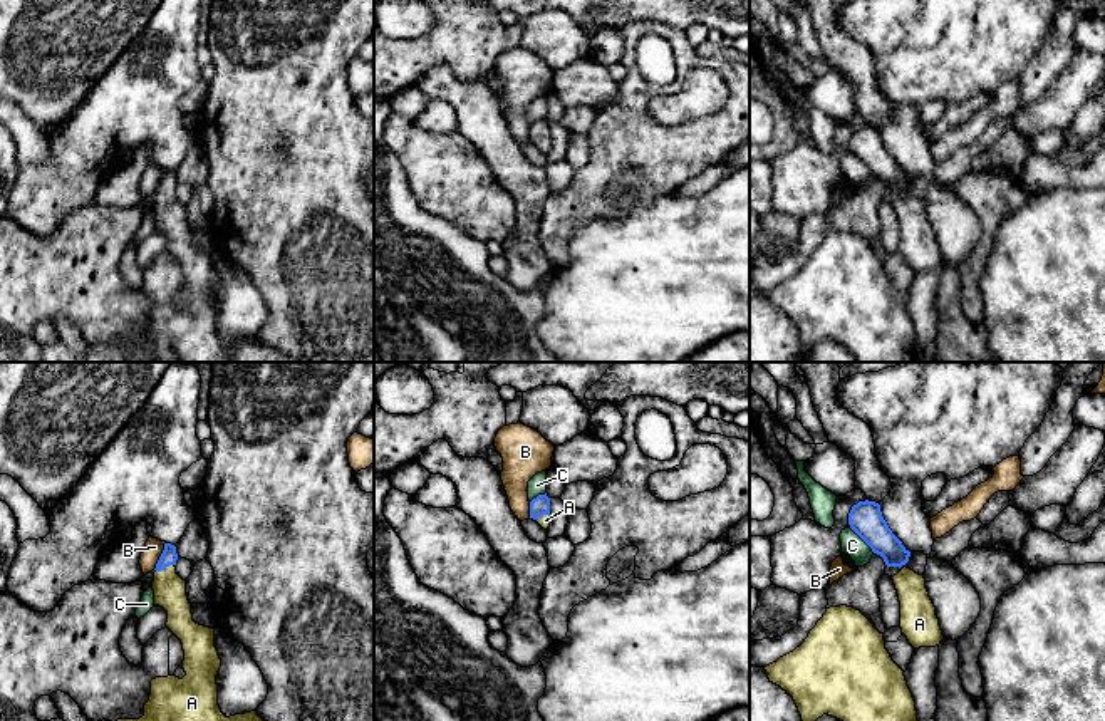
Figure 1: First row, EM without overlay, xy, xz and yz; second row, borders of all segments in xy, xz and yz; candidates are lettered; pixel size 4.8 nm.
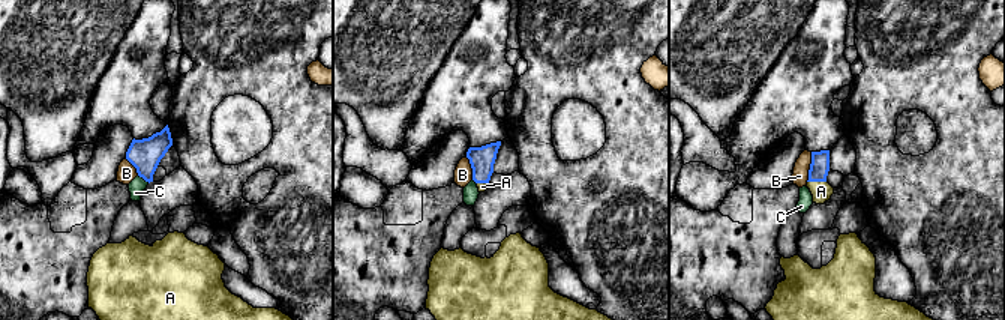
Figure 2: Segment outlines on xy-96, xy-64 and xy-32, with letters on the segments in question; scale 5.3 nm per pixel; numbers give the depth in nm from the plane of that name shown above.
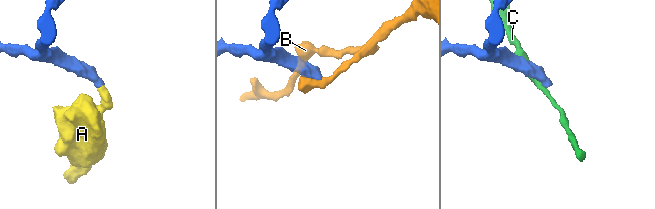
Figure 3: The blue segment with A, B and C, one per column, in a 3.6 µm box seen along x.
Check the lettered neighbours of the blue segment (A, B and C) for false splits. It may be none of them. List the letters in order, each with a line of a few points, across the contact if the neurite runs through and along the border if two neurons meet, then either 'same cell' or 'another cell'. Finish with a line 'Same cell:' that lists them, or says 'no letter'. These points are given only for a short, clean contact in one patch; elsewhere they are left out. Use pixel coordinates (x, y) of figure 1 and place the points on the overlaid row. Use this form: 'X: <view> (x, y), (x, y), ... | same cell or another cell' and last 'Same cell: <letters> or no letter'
A: xy (168, 557), (165, 567), (170, 591) | same cell
B: xy (165, 542), (165, 549), (153, 569) | another cell
C: yz (850, 527), (874, 552) | another cell
Same cell: A

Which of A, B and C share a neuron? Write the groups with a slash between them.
A / B / C

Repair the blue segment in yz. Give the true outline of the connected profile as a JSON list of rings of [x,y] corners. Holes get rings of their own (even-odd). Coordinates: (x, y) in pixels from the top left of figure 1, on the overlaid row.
[[[859,501],[848,513],[850,528],[880,555],[887,567],[902,567],[909,562],[910,552],[892,533],[875,501]]]

